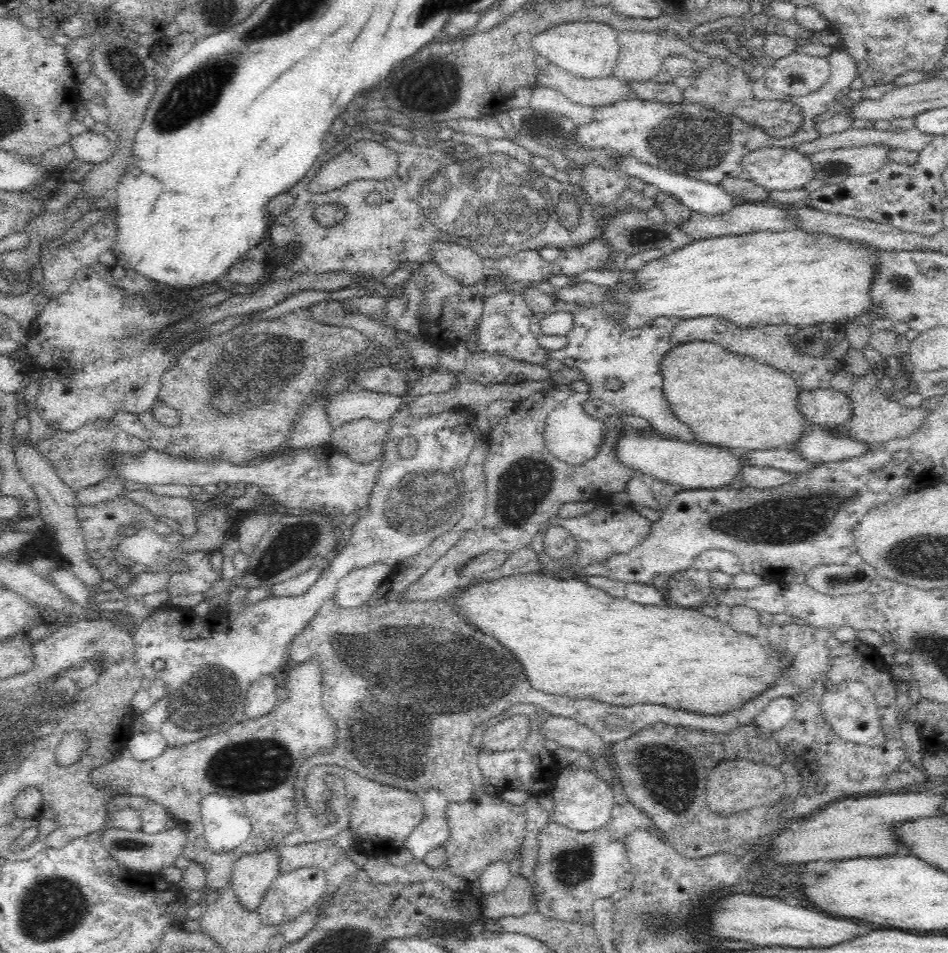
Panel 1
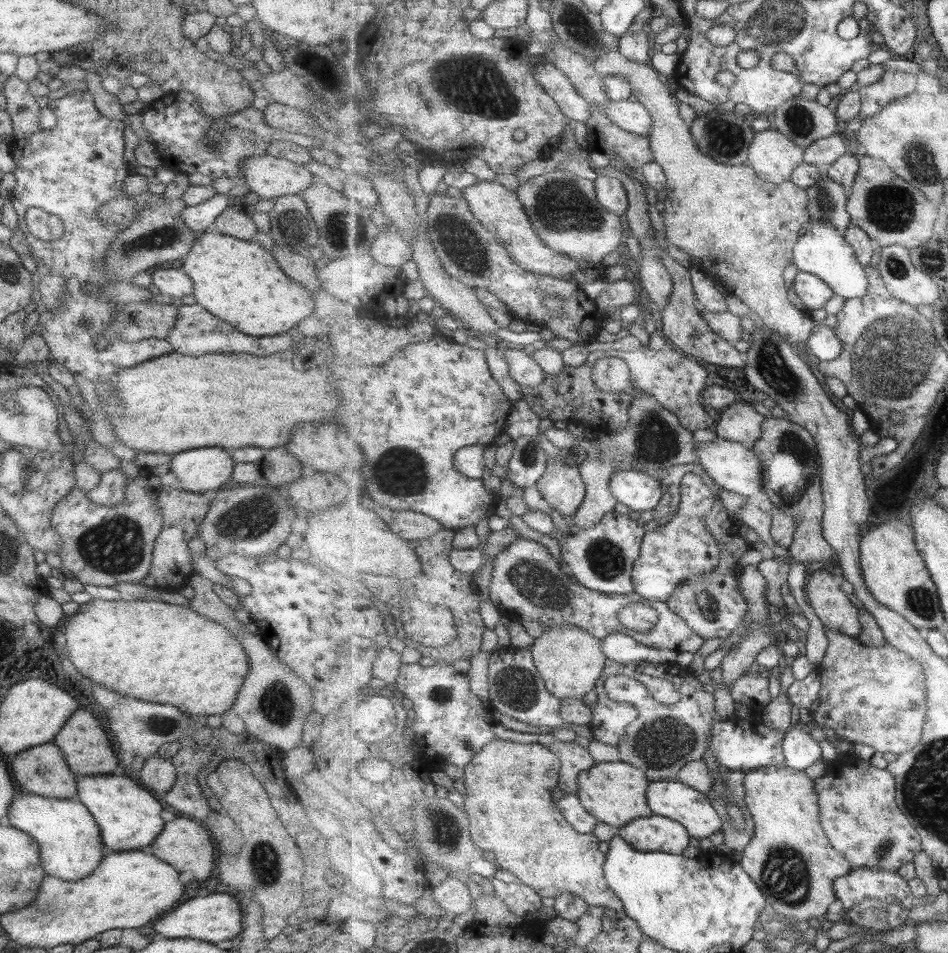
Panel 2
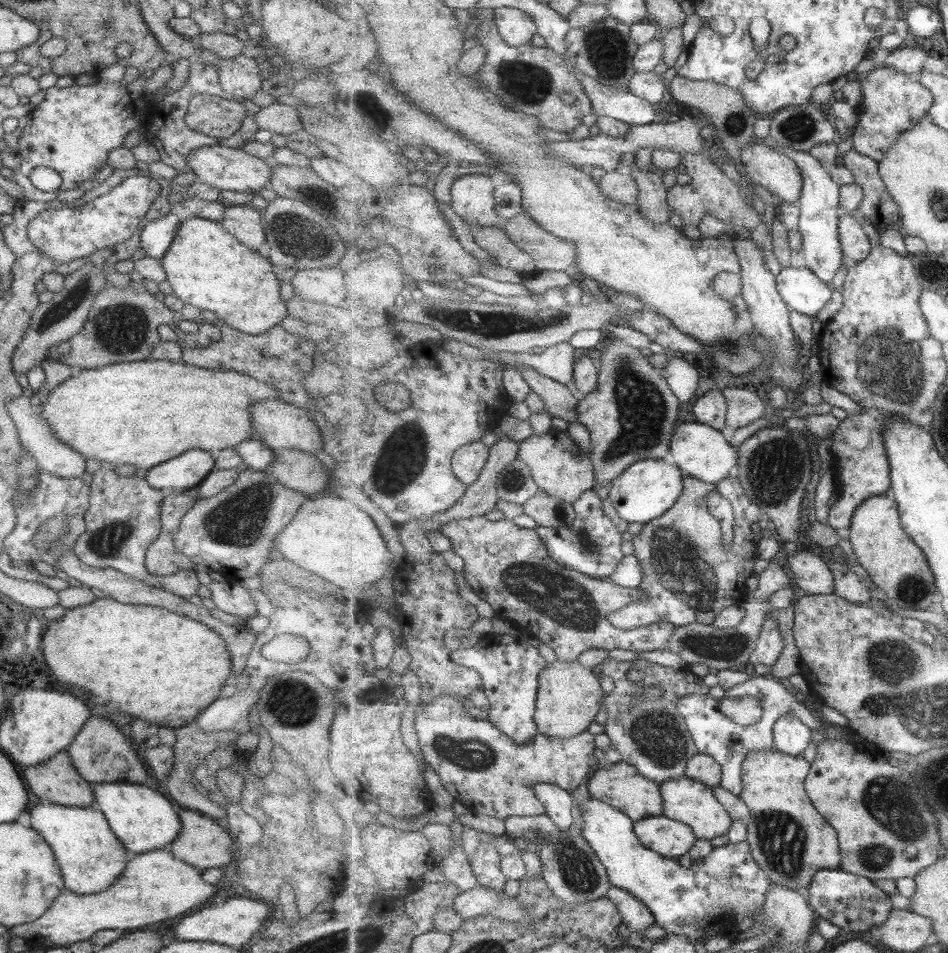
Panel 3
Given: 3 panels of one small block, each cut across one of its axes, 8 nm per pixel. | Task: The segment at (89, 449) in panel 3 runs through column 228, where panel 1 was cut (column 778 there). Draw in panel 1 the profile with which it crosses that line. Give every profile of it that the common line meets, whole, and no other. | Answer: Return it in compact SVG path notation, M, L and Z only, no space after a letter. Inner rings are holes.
M690 340L686 344L676 344L670 348L670 352L664 354L664 360L660 360L662 394L670 410L684 424L702 424L702 420L706 418L702 426L696 426L691 430L696 436L695 440L700 440L701 444L720 444L721 447L733 451L770 450L794 444L808 431L809 425L796 407L796 396L801 390L797 388L793 378L773 366L760 364L760 361L752 358L726 350L715 342Z

